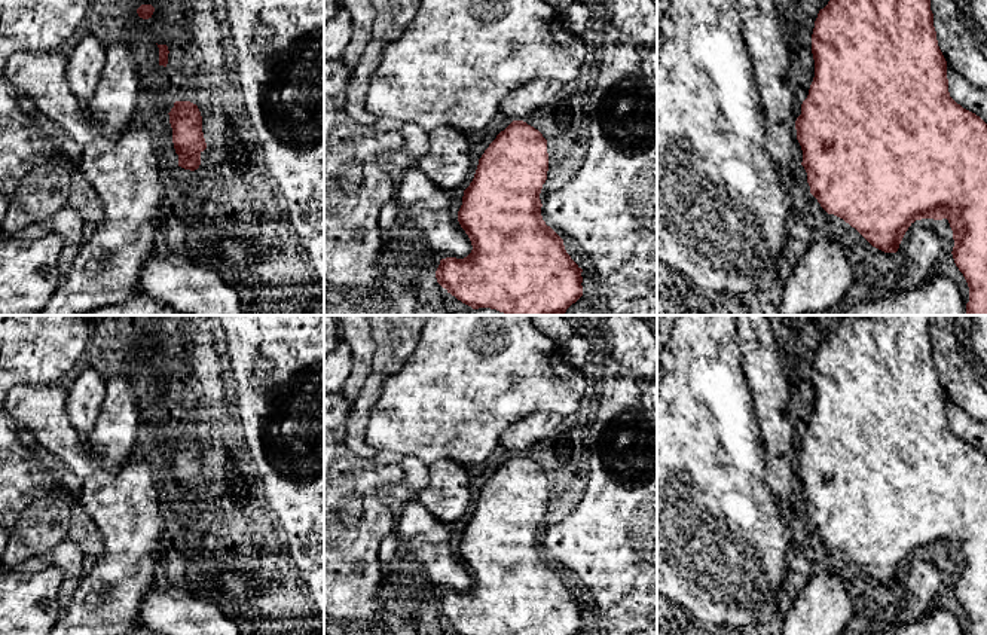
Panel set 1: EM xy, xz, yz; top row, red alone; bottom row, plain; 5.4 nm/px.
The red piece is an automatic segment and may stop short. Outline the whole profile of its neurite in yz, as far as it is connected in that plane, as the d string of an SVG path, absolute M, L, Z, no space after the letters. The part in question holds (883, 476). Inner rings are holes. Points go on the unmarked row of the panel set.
M841 315L828 338L819 344L812 367L815 410L801 448L795 454L810 526L828 546L855 561L873 580L896 586L908 561L922 552L947 552L953 564L953 592L969 620L969 635L987 635L987 457L957 437L948 425L947 394L938 379L929 330L931 315Z

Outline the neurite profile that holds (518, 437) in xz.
M537 410L505 428L499 437L499 448L513 454L523 454L547 437L563 416L553 412Z

